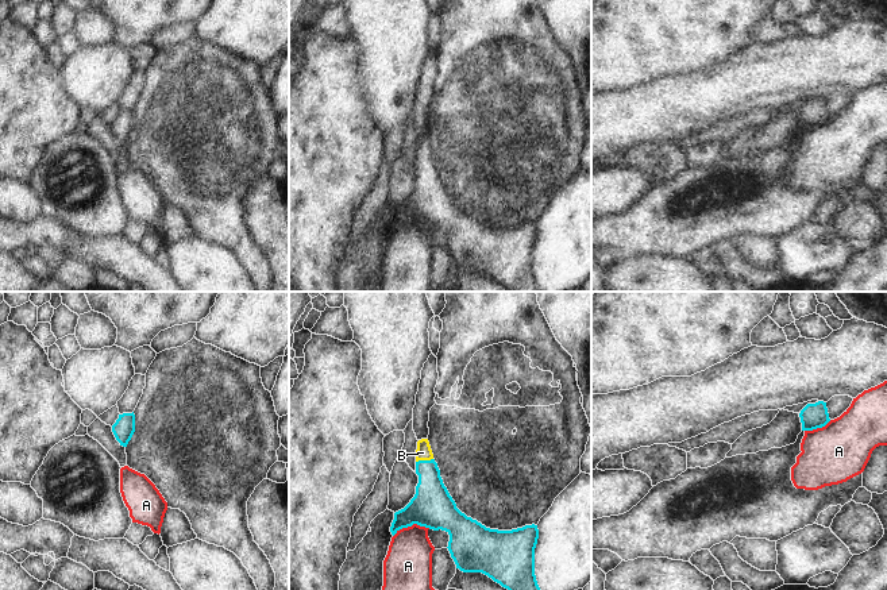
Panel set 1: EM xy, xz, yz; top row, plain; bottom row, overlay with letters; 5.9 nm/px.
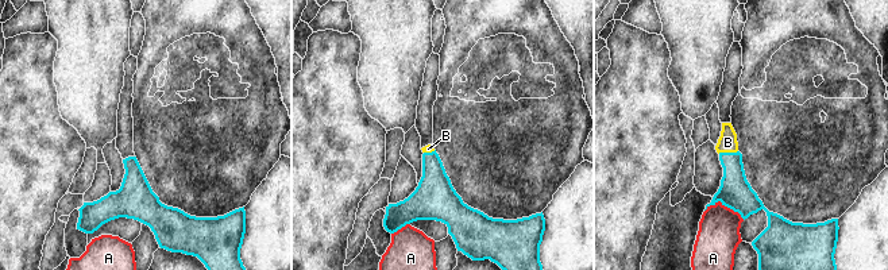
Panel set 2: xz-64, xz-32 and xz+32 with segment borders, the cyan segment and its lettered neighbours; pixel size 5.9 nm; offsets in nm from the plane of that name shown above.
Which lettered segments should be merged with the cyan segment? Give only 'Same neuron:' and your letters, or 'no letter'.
Same neuron: B

